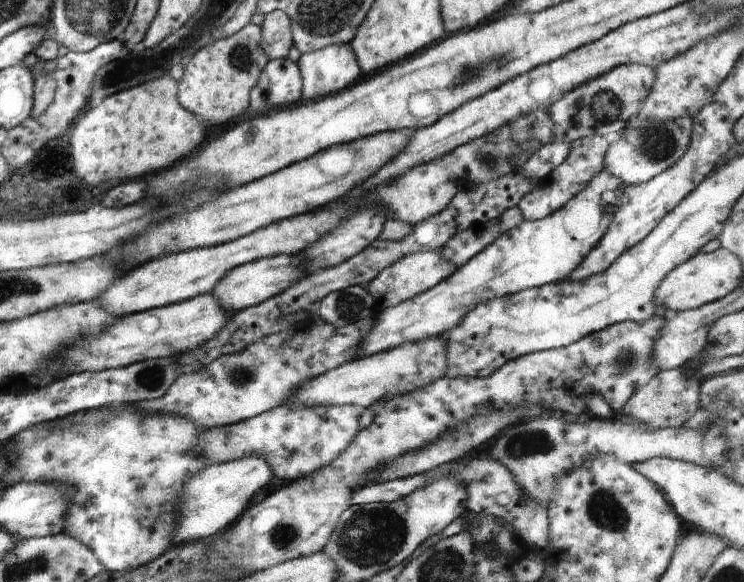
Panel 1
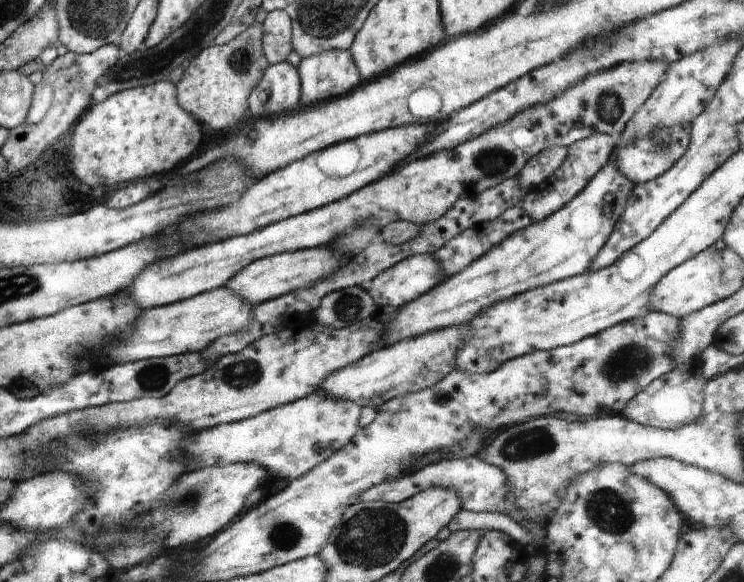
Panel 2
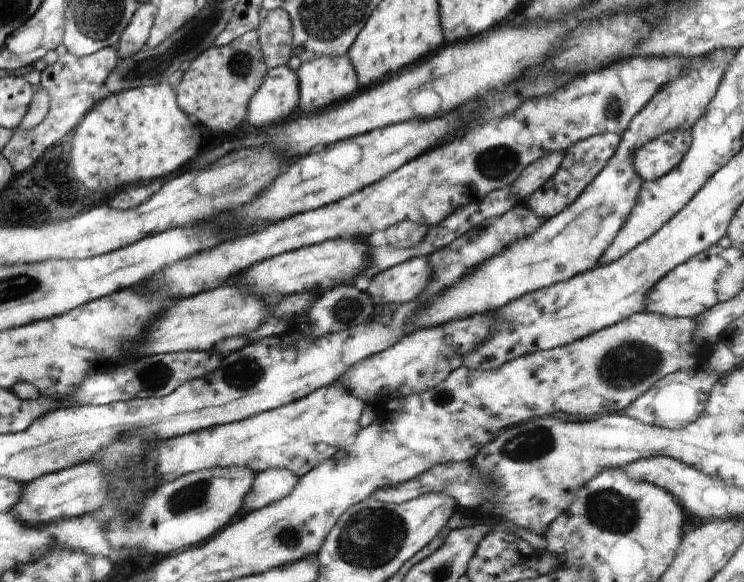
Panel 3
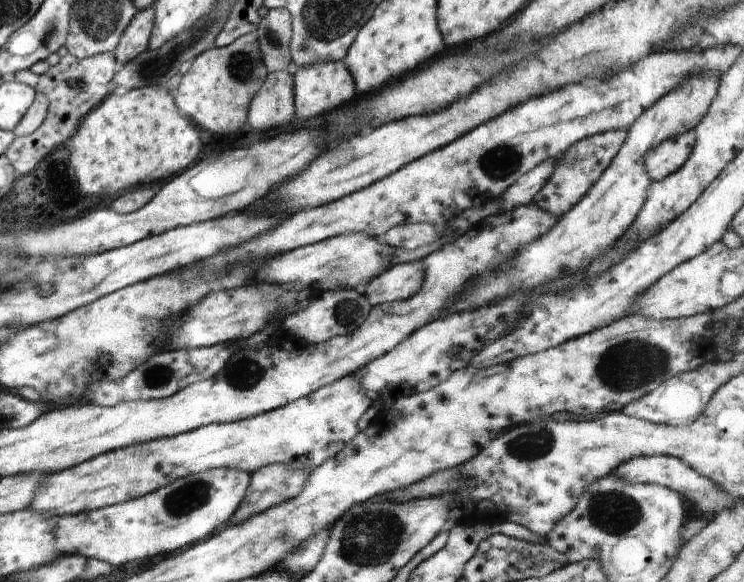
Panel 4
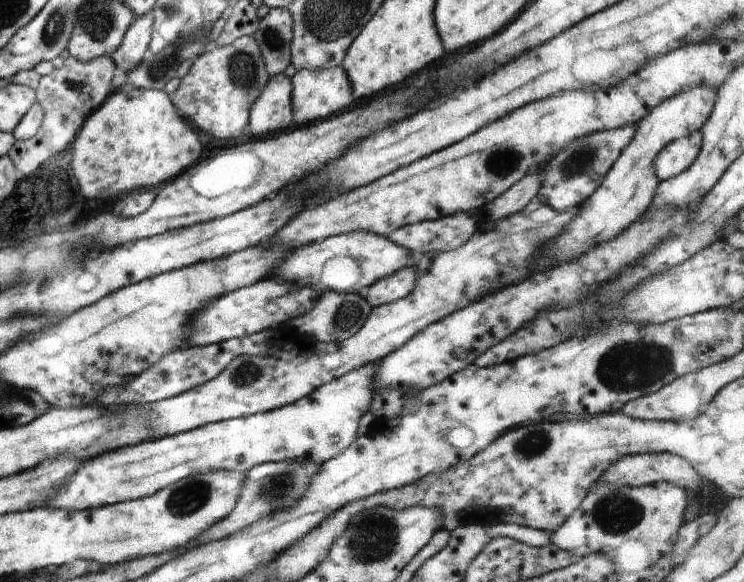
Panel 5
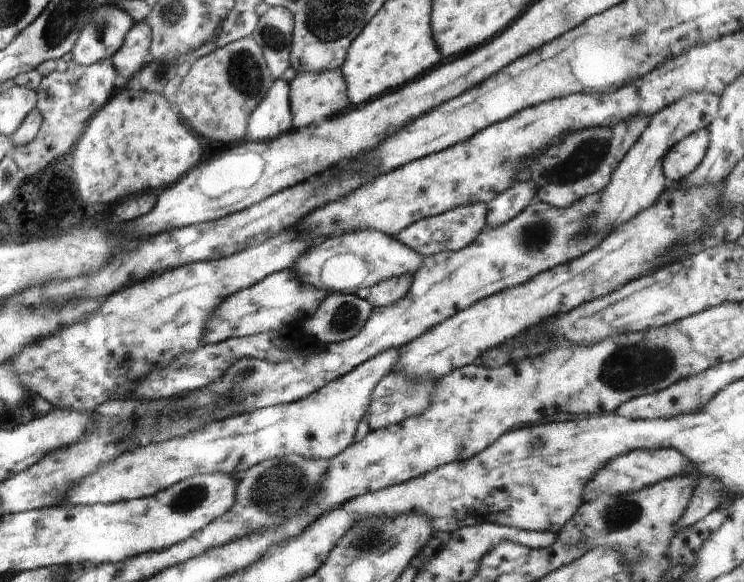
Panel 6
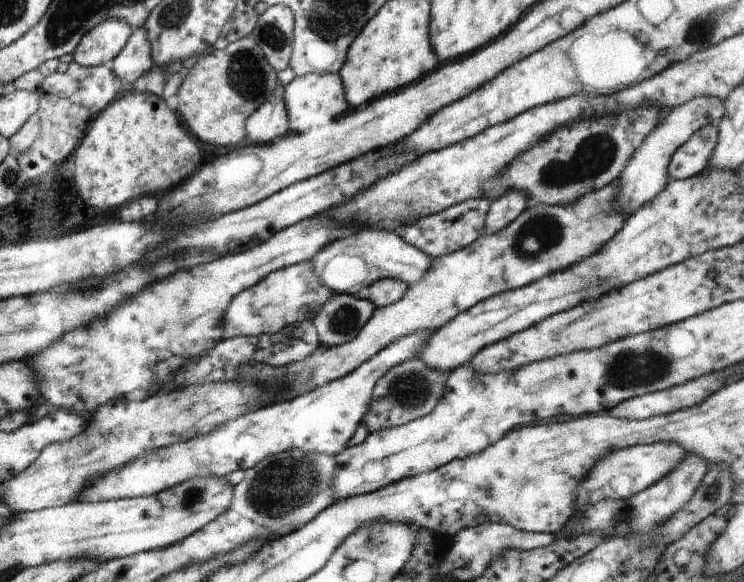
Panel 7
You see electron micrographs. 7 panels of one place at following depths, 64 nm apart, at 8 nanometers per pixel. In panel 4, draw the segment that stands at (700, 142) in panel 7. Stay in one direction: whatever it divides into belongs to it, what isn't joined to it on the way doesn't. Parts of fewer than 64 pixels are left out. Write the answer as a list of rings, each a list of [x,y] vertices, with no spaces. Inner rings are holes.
[[[693,129],[664,140],[660,146],[646,152],[644,159],[646,174],[652,181],[659,181],[674,174],[690,158],[695,142],[696,134]]]

